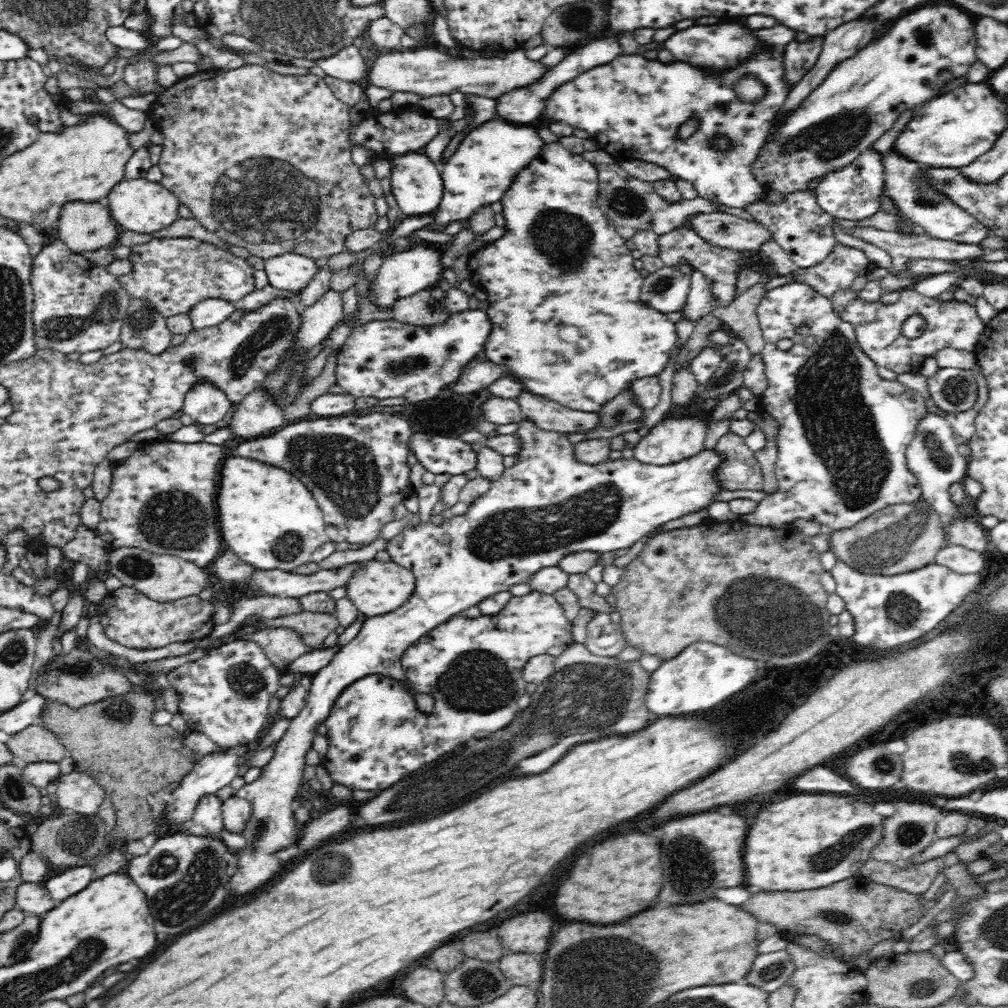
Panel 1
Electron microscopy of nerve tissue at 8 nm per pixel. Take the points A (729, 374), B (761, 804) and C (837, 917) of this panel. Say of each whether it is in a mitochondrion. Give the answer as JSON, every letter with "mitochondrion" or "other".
{"A":"mitochondrion","B":"other","C":"mitochondrion"}

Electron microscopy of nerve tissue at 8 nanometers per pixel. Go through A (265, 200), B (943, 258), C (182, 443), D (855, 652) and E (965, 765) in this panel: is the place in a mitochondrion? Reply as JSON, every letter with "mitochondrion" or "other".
{"A":"mitochondrion","B":"other","C":"other","D":"other","E":"mitochondrion"}

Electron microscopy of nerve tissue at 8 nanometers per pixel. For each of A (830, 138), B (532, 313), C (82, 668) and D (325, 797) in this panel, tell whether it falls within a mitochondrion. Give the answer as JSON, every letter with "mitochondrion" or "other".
{"A":"mitochondrion","B":"other","C":"mitochondrion","D":"other"}

